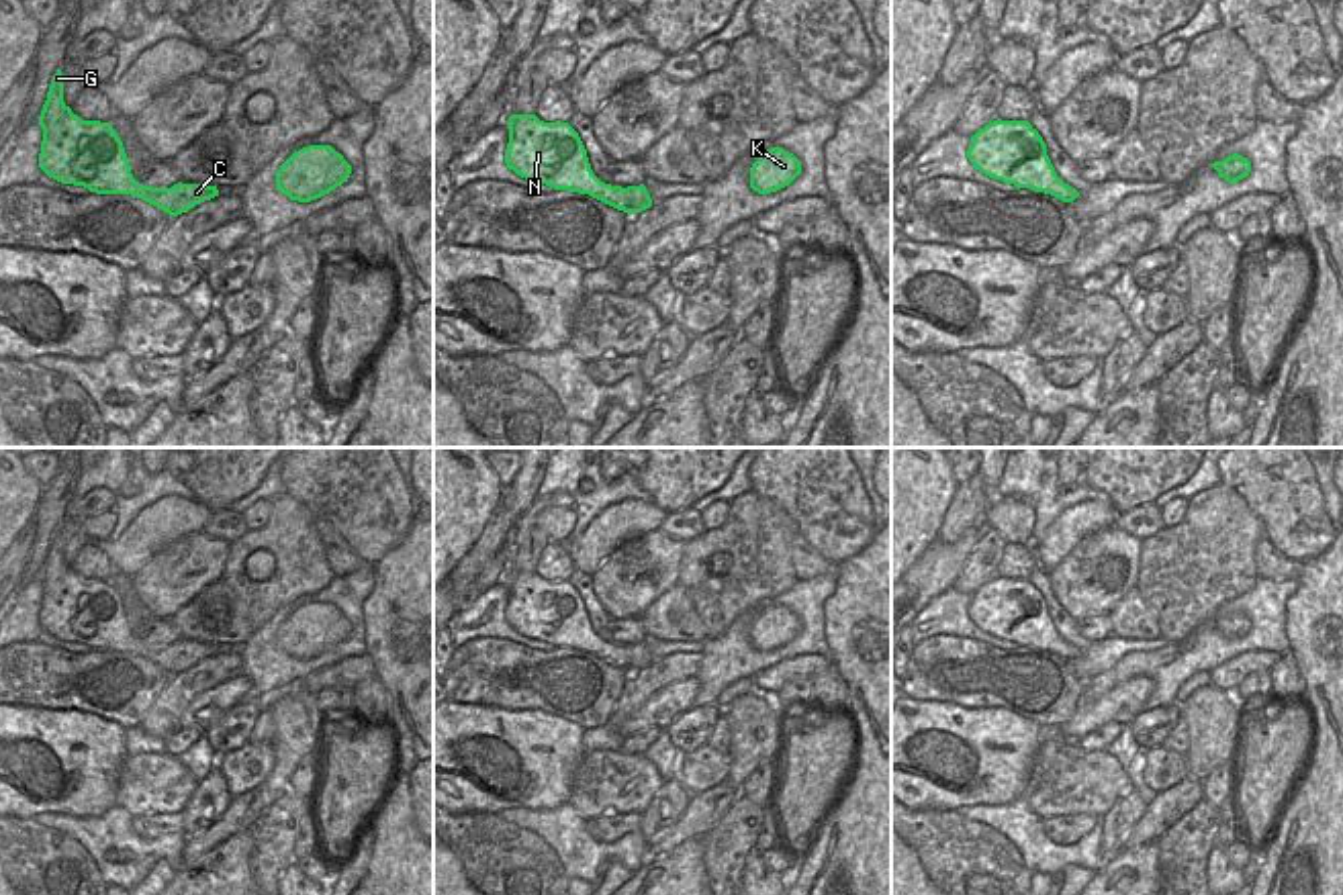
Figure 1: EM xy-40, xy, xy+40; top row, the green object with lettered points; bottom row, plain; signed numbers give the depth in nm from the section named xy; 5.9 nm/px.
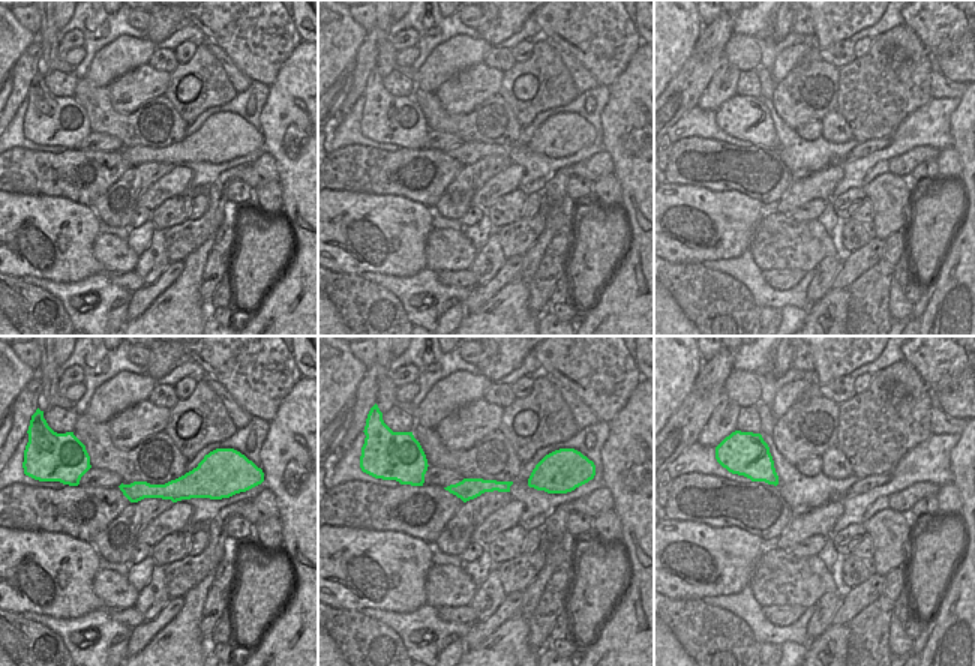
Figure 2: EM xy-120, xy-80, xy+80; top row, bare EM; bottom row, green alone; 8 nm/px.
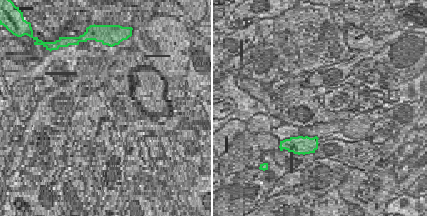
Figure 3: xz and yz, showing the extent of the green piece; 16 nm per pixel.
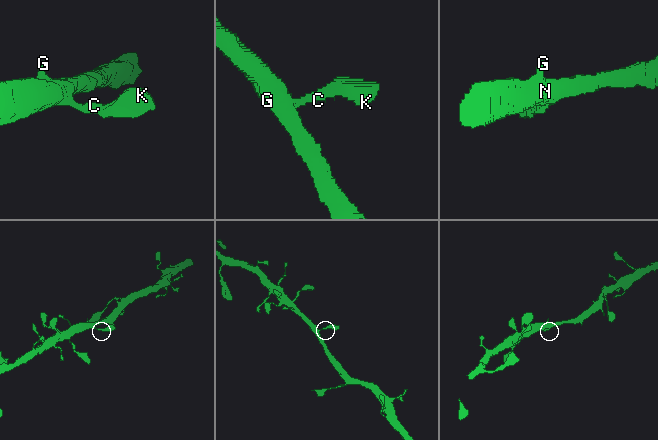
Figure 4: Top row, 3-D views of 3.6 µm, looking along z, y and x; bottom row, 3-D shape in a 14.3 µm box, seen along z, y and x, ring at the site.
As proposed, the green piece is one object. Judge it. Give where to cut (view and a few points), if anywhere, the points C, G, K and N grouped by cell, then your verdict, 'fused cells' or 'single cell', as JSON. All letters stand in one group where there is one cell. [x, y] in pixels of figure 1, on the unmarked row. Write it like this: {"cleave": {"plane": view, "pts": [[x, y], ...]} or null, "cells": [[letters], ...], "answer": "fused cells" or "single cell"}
{"cleave": null, "cells": [["C", "G", "K", "N"]], "answer": "single cell"}

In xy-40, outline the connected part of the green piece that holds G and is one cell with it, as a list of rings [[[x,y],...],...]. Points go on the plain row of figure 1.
[[[61,527],[51,537],[39,582],[43,586],[39,625],[61,642],[84,644],[96,652],[131,652],[170,674],[219,654],[217,644],[178,640],[172,646],[151,646],[139,642],[117,588],[108,580],[82,578],[63,560]]]

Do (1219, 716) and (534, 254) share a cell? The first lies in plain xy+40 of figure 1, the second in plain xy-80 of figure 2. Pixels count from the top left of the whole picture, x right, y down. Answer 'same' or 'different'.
same

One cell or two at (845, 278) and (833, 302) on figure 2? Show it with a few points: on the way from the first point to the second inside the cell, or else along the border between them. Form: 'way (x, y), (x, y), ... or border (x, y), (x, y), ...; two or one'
border (846, 287), (830, 290); two

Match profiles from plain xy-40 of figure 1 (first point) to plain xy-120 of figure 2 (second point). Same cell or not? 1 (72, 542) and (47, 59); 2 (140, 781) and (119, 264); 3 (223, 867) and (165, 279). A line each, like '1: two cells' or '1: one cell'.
1: one cell
2: one cell
3: two cells

